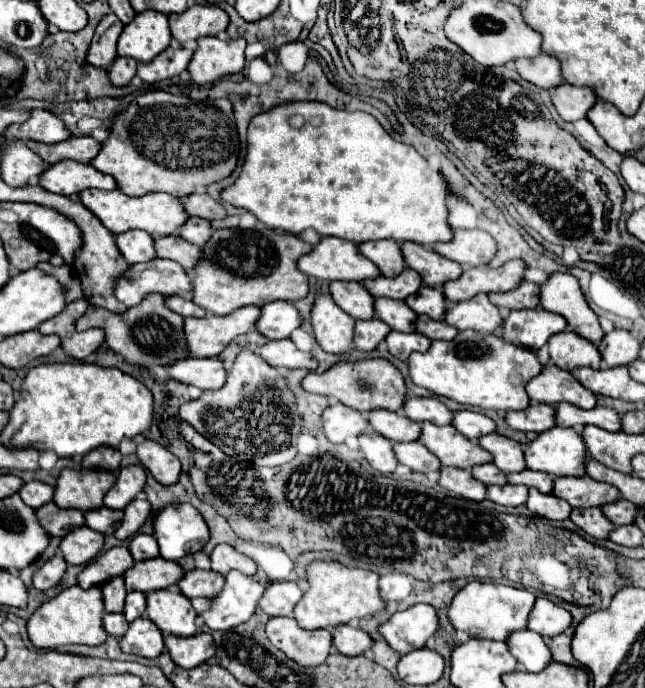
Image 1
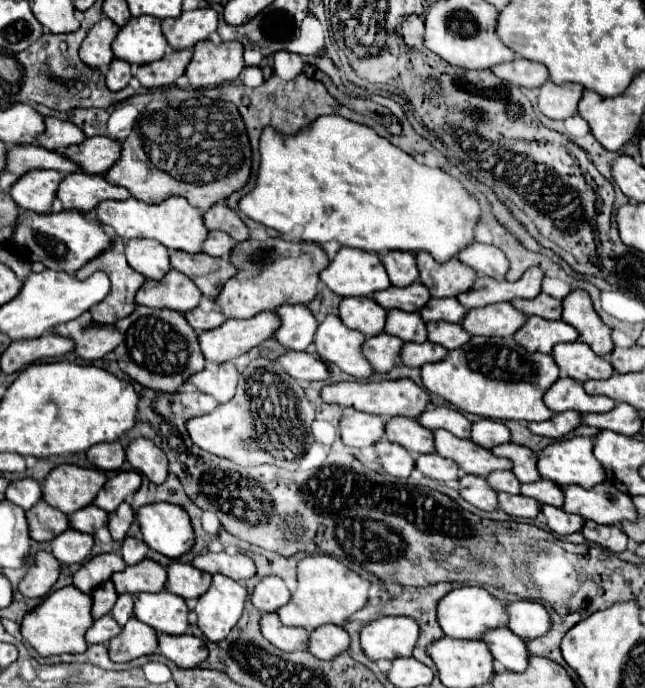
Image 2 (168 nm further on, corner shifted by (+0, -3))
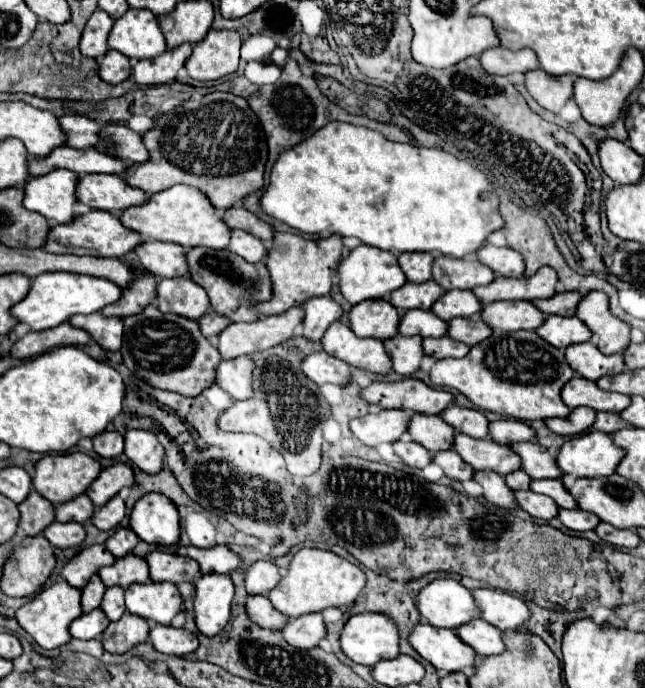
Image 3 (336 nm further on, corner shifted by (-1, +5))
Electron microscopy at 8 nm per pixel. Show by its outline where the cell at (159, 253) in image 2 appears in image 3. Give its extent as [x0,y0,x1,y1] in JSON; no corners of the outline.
[136,242,188,278]

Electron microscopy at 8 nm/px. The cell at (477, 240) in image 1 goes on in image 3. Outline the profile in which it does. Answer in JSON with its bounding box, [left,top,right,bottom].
[476,244,524,278]

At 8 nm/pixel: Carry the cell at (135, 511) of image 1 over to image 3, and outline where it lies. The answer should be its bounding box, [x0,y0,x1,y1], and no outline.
[92,496,126,530]

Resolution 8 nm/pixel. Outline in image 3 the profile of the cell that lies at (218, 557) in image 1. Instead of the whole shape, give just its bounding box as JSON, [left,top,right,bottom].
[176,546,242,574]

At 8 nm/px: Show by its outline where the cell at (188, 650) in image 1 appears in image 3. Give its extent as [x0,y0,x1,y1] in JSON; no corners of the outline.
[148,624,198,656]

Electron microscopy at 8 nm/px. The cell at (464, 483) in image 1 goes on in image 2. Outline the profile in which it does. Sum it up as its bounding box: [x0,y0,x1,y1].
[459,474,497,510]

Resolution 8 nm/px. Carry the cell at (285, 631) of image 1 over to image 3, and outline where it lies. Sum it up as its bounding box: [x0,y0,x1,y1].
[246,596,286,630]

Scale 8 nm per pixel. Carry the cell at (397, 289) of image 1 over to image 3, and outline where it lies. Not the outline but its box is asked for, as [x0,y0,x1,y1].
[390,280,444,310]

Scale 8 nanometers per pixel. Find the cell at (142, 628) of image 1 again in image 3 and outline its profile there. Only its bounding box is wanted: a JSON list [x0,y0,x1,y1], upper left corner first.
[102,612,148,654]

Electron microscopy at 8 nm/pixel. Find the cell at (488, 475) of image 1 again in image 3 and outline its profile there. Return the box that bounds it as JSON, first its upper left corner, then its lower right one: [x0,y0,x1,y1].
[504,470,532,490]

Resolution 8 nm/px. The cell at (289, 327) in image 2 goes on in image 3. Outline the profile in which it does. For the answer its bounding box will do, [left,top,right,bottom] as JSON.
[302,298,344,340]

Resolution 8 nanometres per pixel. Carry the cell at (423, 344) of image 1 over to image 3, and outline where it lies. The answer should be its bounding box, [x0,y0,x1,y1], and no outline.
[424,336,470,360]

